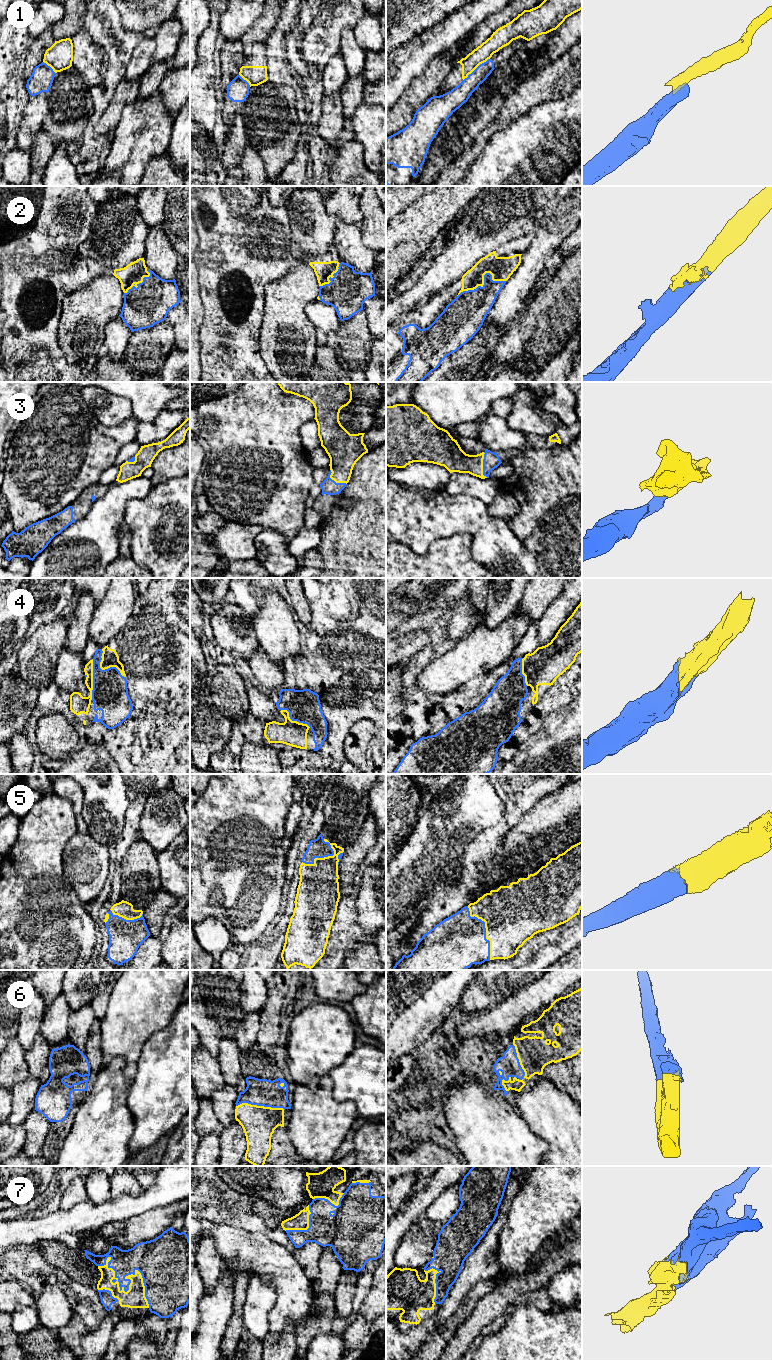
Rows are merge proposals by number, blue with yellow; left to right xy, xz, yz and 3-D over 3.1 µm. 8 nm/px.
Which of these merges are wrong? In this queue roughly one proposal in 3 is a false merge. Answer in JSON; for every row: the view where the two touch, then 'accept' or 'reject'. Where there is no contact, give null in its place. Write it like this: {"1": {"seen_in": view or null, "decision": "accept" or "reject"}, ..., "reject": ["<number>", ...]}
{"1": {"seen_in": "yz", "decision": "reject"}, "2": {"seen_in": "yz", "decision": "accept"}, "3": {"seen_in": "yz", "decision": "accept"}, "4": {"seen_in": "xy", "decision": "accept"}, "5": {"seen_in": "yz", "decision": "accept"}, "6": {"seen_in": "xz", "decision": "accept"}, "7": {"seen_in": "xy", "decision": "accept"}, "reject": ["1"]}

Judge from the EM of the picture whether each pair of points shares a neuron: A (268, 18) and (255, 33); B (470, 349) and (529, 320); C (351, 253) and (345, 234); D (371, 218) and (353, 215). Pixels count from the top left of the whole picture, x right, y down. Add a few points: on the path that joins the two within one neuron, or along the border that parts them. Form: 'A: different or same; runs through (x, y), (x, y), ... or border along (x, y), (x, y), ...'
A: same; runs through (266, 22), (259, 29)
B: different; border along (507, 326), (493, 353)
C: same; runs through (350, 248), (347, 239)
D: different; border along (359, 197), (359, 208), (362, 214), (360, 223)

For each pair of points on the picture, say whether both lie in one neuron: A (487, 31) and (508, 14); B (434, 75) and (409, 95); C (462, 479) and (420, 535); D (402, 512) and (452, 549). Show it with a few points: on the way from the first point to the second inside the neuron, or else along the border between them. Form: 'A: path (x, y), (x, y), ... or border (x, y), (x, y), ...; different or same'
A: path (492, 26), (503, 17); same
B: path (428, 81), (415, 94); same
C: border (445, 488), (450, 494), (470, 494), (473, 497); different
D: border (461, 533), (436, 539), (423, 554), (420, 554); different

